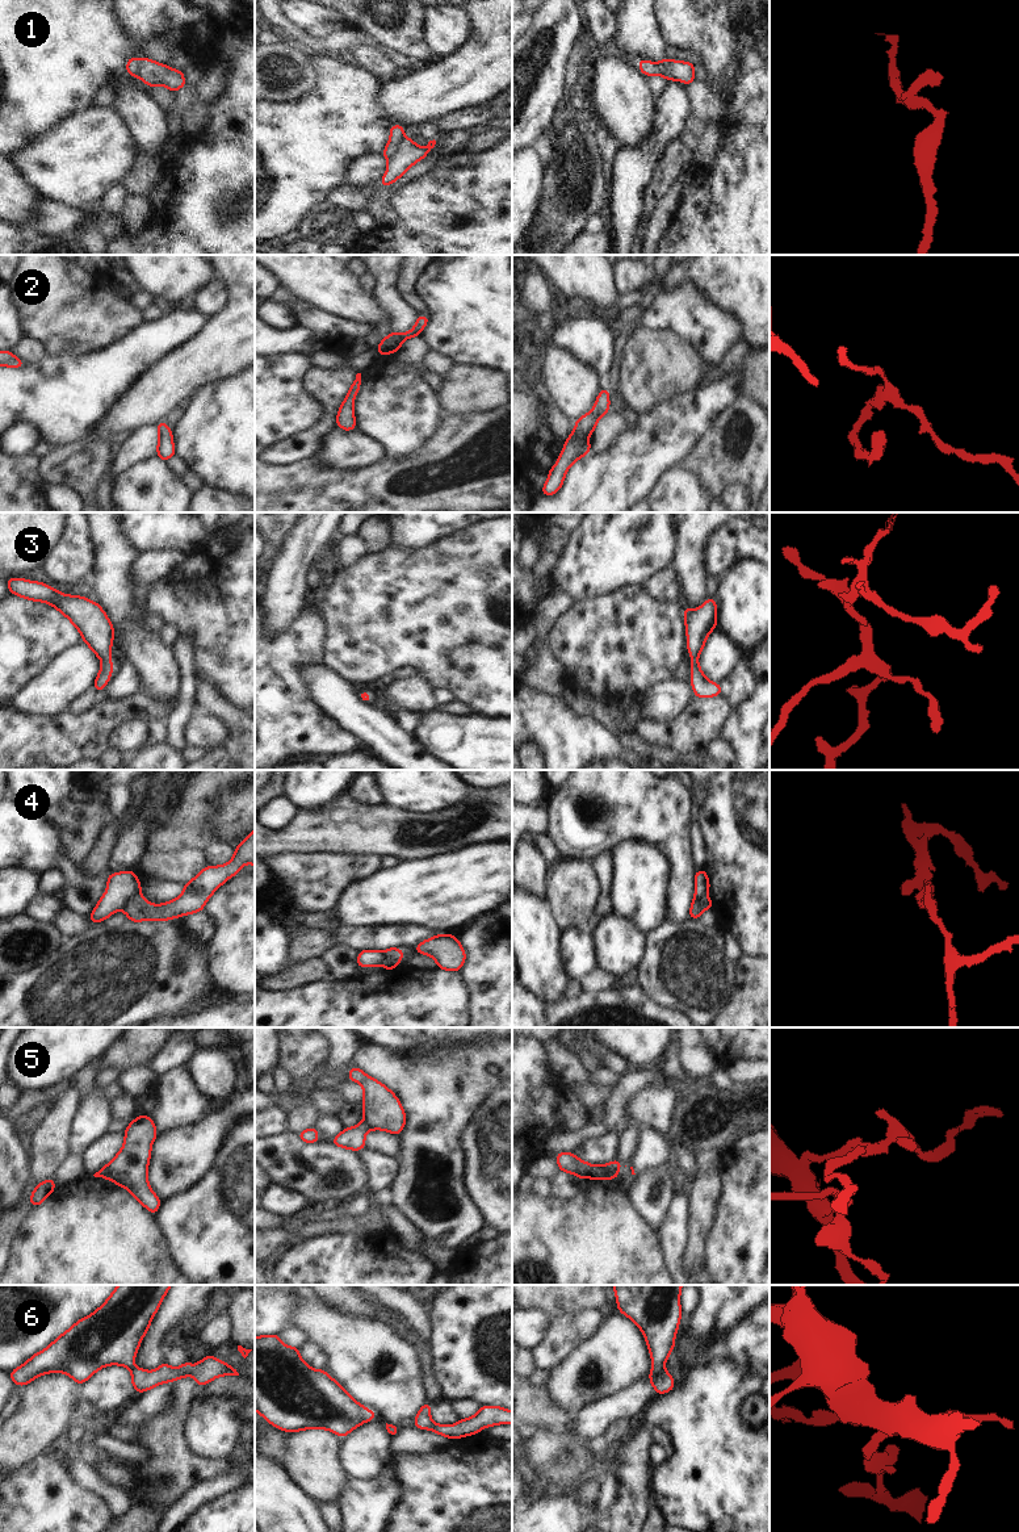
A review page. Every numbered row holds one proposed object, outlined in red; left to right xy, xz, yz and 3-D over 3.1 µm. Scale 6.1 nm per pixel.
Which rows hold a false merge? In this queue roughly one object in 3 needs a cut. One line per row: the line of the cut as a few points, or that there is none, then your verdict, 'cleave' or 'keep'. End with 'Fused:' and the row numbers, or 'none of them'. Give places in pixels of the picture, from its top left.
1: cut xz (402, 135), (394, 155), (389, 160); cleave
2: cut none; keep
3: cut none; keep
4: cut xy (139, 890), (134, 891), (121, 908); cleave
5: cut xy (109, 1164), (107, 1177); cleave
6: cut none; keep
Fused: 1, 4, 5

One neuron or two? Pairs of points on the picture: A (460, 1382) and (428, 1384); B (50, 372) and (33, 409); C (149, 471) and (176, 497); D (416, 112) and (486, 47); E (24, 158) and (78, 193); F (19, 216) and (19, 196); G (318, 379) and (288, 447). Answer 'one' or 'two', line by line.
A: two
B: one
C: one
D: one
E: one
F: one
G: one

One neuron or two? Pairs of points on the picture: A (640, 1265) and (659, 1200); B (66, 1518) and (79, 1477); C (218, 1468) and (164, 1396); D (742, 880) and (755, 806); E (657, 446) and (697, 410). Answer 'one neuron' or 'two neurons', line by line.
A: two neurons
B: two neurons
C: two neurons
D: one neuron
E: one neuron

